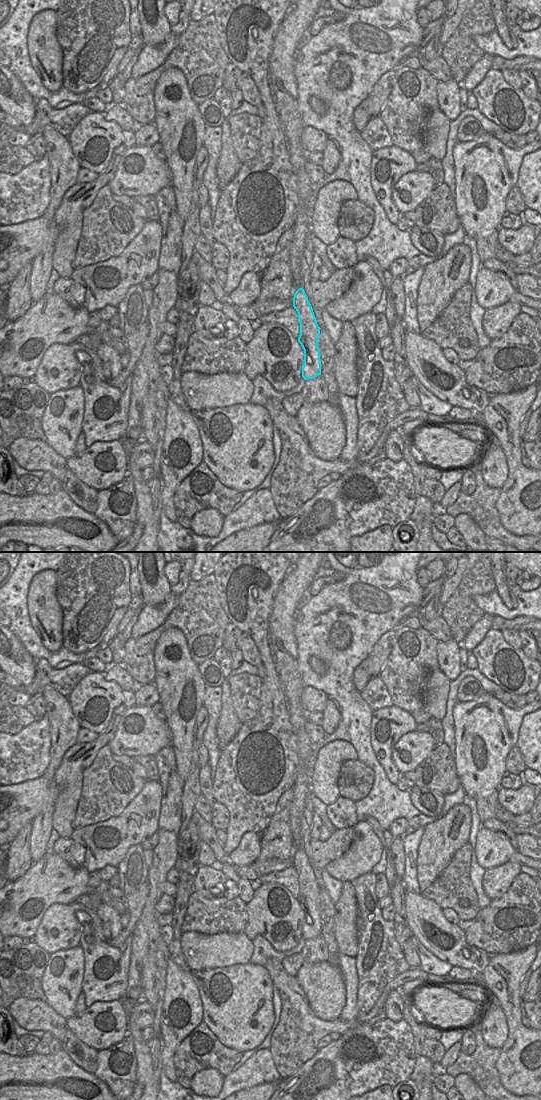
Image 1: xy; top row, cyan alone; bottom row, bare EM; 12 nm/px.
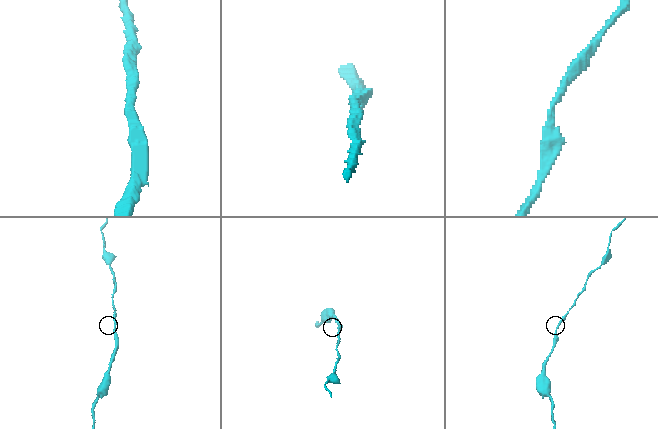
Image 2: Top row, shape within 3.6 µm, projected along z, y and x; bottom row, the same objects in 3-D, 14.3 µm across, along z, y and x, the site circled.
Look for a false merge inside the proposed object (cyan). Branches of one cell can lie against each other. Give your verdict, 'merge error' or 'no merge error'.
no merge error

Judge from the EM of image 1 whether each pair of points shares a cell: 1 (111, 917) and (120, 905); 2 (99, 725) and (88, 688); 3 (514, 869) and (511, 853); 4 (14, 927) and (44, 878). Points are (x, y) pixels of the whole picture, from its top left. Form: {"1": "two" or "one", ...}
{"1": "two", "2": "one", "3": "two", "4": "one"}

